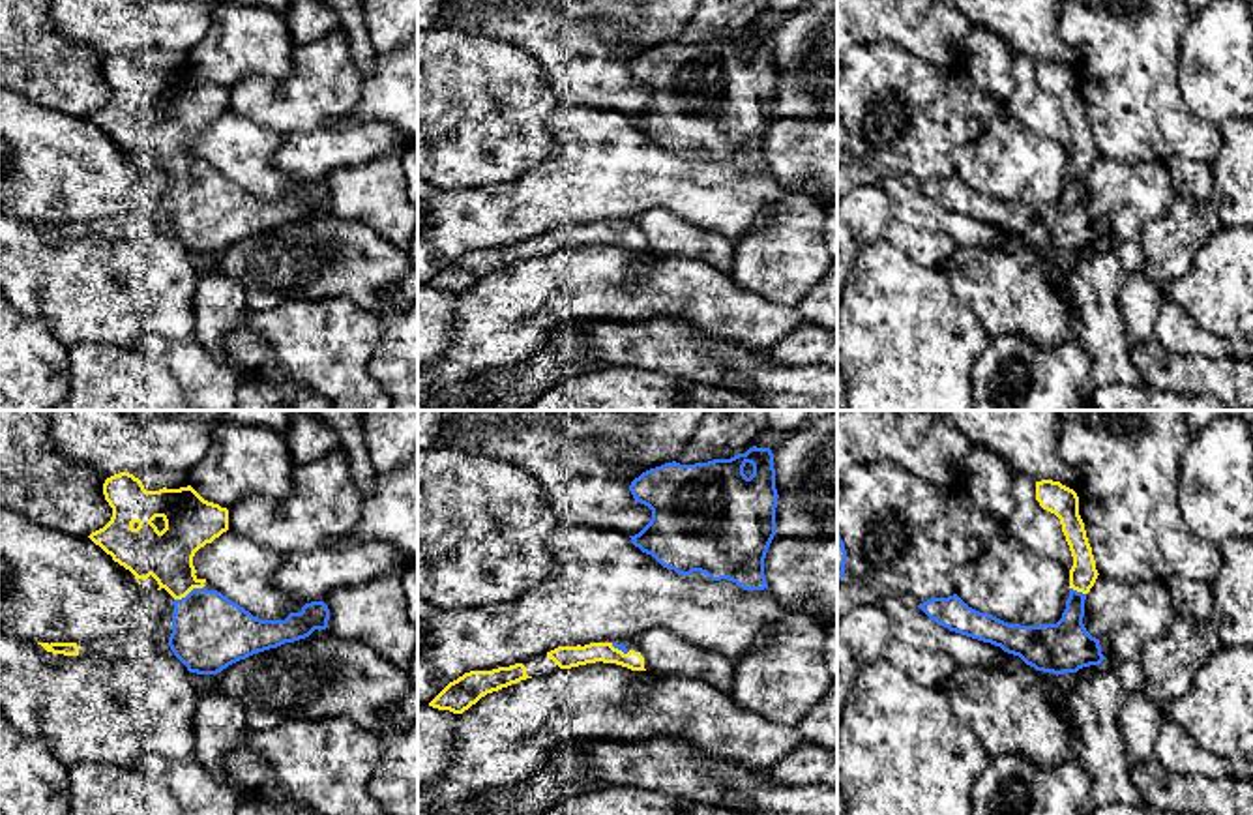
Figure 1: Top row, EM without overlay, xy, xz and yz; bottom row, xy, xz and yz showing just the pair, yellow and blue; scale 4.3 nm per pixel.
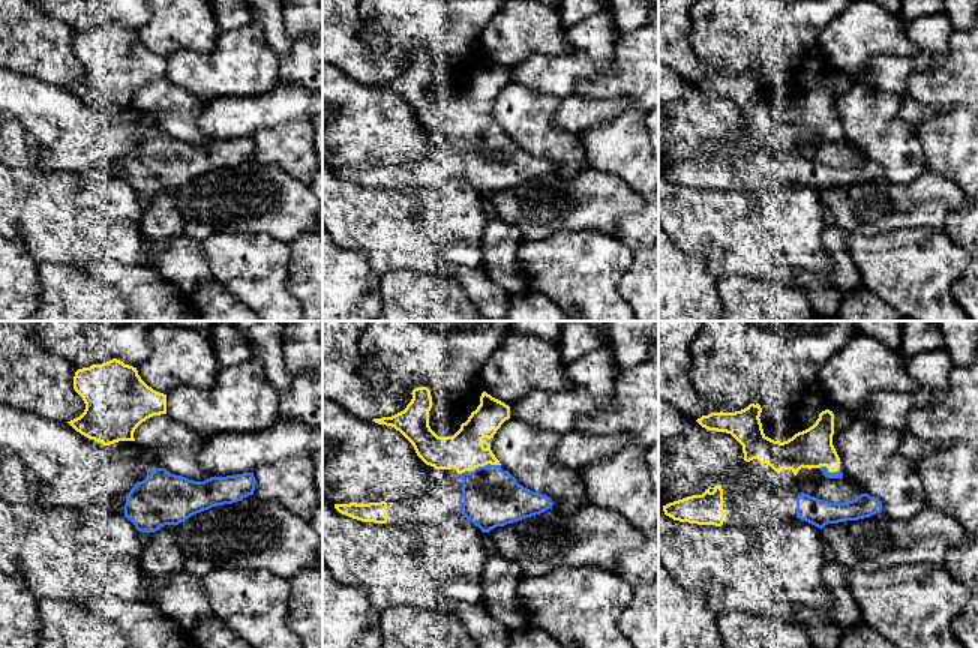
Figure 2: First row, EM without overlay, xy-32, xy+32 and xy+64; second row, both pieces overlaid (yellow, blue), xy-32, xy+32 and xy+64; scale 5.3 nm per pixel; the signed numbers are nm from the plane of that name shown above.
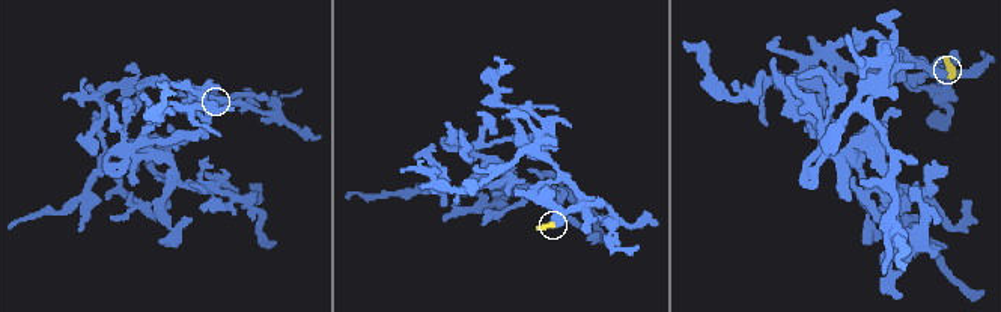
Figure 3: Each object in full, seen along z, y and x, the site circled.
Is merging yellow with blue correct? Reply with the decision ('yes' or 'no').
yes

